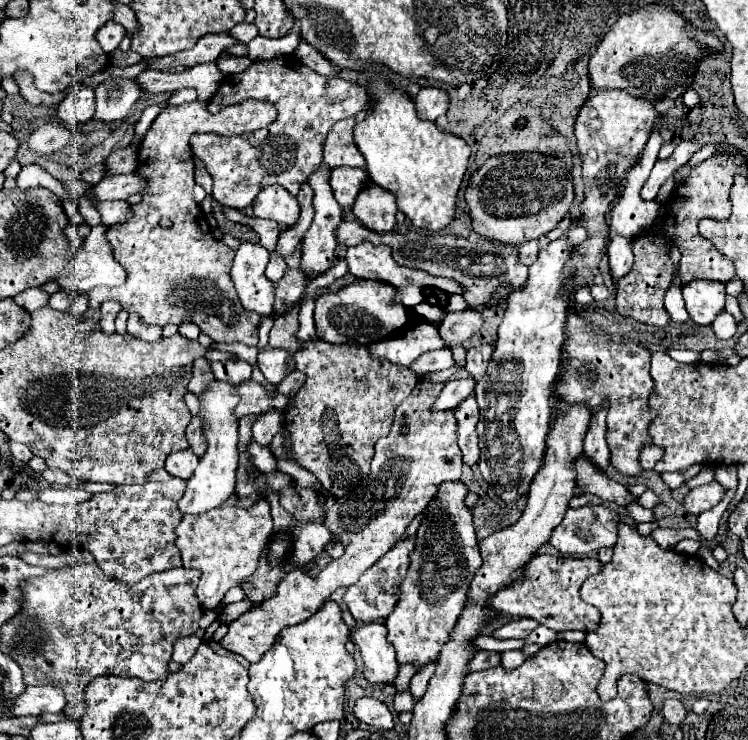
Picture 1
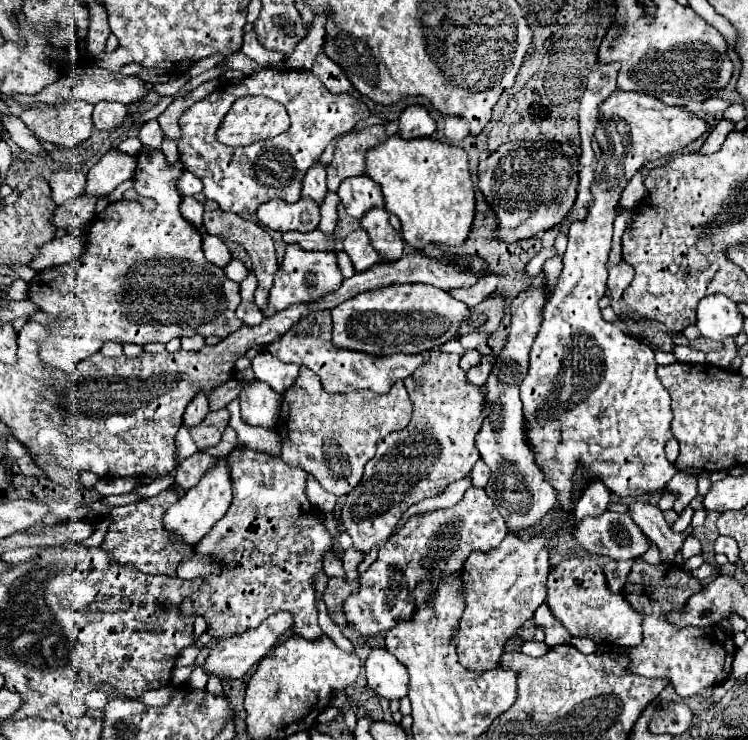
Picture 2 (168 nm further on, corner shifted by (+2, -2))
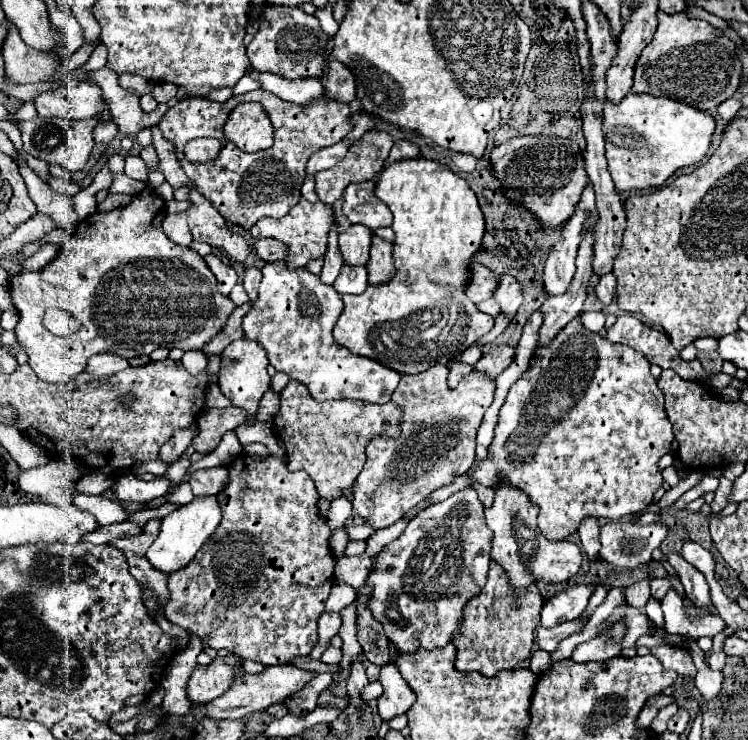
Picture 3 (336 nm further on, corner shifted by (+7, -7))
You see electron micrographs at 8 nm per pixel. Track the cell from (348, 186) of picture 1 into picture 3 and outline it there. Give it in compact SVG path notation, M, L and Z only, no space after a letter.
M375 179L365 183L351 183L343 191L343 213L351 223L361 223L369 229L391 225L391 211L373 195Z

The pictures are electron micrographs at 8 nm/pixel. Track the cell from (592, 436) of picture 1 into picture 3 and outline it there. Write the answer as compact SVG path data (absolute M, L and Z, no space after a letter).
M585 517L577 529L581 545L589 559L599 559L599 519L597 517Z

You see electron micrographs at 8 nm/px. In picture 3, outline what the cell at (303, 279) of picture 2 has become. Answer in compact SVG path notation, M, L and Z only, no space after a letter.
M285 261L265 263L265 267L261 271L263 271L263 279L259 285L259 299L253 303L253 309L243 319L243 331L245 331L247 339L257 341L267 351L269 363L277 371L285 371L291 379L305 383L315 401L349 397L349 399L361 399L367 403L387 403L391 399L395 387L399 385L401 373L393 371L377 361L357 357L333 339L331 331L343 309L343 299L335 291L335 287L323 283L321 277L307 271L307 267L291 269L291 267L287 267Z

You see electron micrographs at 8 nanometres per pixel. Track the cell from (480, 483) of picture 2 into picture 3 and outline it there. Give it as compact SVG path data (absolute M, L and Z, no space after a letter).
M473 483L473 489L477 491L477 495L485 507L489 507L493 503L493 489L491 487L483 487L481 483Z

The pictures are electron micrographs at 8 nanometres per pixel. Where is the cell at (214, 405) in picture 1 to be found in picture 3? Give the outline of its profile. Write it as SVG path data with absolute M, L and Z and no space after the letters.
M207 495L207 497L195 497L191 503L177 507L175 511L171 511L169 515L165 515L161 519L161 529L157 539L153 541L153 545L147 551L147 559L149 563L163 571L163 573L171 573L177 571L181 567L185 567L195 553L201 549L201 545L211 537L211 533L217 529L221 521L221 507L215 495Z

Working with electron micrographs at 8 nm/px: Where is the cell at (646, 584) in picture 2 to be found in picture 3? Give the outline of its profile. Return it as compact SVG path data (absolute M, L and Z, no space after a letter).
M659 645L659 647L651 649L651 655L655 655L665 669L673 669L673 671L677 671L679 675L683 675L687 679L695 679L695 675L697 675L695 663L693 663L693 659L691 659L691 655L685 647Z

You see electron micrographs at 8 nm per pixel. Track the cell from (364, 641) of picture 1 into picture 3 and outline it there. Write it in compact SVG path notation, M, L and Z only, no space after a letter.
M393 663L381 667L379 683L383 685L383 695L377 701L379 701L379 715L383 719L391 719L399 713L405 713L413 705L415 695Z

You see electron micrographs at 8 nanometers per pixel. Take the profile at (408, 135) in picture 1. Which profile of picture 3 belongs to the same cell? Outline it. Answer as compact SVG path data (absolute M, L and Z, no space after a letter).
M425 157L389 163L379 173L375 195L393 213L395 277L389 283L369 285L361 295L343 295L345 307L333 329L333 337L355 355L375 359L401 373L421 373L433 363L457 359L467 345L473 345L493 327L493 317L481 313L463 293L471 257L481 247L485 233L483 213L473 189L463 177L453 173L447 165Z

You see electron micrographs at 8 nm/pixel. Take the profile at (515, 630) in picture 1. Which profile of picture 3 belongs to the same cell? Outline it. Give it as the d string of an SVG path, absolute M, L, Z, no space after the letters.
M575 585L547 599L541 609L541 627L551 629L563 621L577 619L583 613L591 593L593 585Z

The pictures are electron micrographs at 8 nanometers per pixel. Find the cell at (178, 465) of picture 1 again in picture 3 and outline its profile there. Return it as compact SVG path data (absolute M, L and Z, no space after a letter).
M213 467L213 469L199 469L189 475L189 485L195 495L217 495L221 487L225 487L227 467Z

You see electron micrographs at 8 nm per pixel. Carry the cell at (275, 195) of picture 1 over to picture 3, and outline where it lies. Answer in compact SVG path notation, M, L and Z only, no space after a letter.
M301 199L297 203L297 207L293 207L293 211L281 219L261 219L257 221L249 233L255 239L263 239L263 237L273 237L279 239L283 243L289 245L289 257L287 257L287 265L289 267L303 267L307 265L311 259L315 257L323 257L325 249L327 249L327 231L329 225L333 221L333 209L331 205L325 203L309 203L307 199Z

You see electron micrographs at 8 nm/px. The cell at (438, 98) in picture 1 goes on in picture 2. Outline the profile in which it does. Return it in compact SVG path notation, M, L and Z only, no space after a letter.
M410 106L400 116L398 132L400 132L400 138L404 138L404 140L432 136L434 130L436 130L436 122L424 106Z

